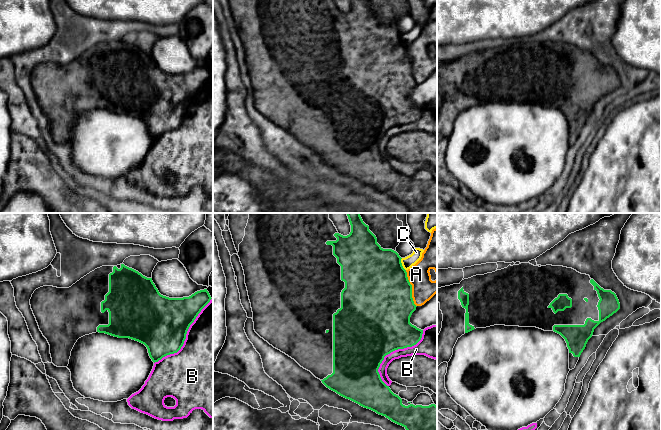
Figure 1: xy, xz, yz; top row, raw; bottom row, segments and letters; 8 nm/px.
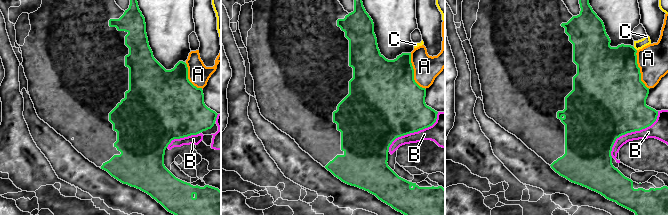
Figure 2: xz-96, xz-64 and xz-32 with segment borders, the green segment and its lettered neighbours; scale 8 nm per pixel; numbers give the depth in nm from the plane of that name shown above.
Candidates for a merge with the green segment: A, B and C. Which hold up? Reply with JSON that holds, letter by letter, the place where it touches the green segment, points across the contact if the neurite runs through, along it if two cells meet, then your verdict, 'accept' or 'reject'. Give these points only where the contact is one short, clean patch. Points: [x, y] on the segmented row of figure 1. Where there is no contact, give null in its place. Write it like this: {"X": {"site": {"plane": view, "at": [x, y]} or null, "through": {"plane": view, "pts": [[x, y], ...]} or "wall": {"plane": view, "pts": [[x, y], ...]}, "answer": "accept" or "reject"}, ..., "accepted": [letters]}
{"A": {"site": {"plane": "xz", "at": [411, 288]}, "answer": "reject"}, "B": {"site": {"plane": "xy", "at": [185, 336]}, "answer": "reject"}, "C": {"site": {"plane": "xz", "at": [401, 264]}, "answer": "reject"}, "accepted": []}

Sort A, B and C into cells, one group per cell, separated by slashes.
A B / C

